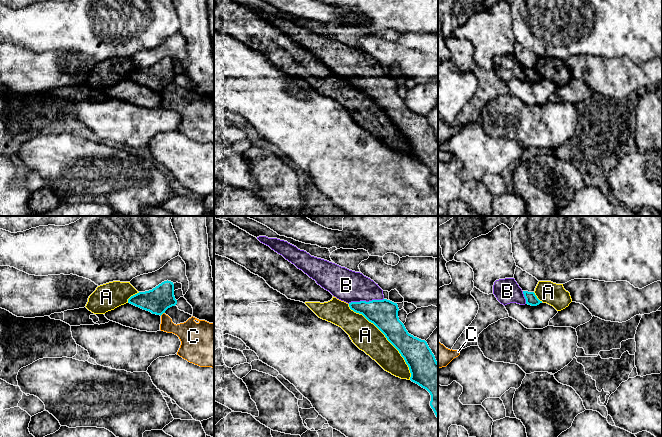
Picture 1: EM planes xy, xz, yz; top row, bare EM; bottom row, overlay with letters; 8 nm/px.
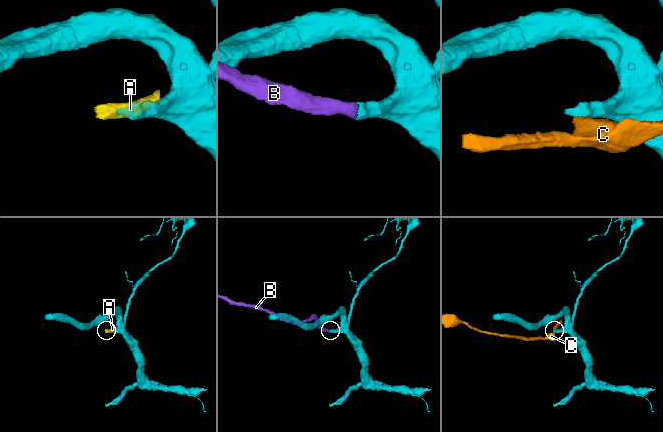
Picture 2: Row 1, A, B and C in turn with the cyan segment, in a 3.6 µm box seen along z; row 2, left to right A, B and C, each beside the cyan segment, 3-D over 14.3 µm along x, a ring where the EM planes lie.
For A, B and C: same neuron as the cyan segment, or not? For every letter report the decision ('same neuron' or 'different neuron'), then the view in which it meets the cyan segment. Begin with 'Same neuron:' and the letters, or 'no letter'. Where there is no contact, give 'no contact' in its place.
Same neuron: B
A: different neuron; contact in xz
B: same neuron; contact in xz
C: different neuron; contact in xy

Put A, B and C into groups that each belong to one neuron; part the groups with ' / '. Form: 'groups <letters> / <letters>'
groups A / B / C

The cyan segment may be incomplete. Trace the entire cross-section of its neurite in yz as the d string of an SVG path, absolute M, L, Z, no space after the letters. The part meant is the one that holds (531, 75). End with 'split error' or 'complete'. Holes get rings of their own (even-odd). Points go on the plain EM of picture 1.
M514 54L496 56L493 61L493 70L504 82L510 79L537 82L542 79L534 68L523 67Z | split error

